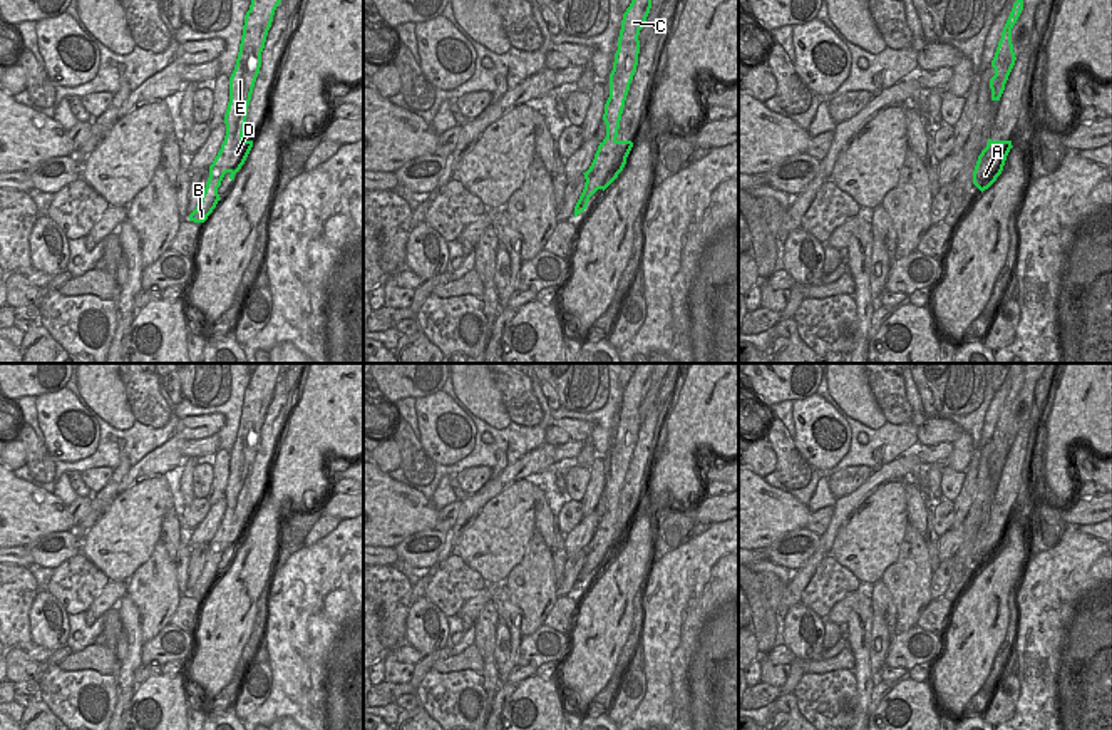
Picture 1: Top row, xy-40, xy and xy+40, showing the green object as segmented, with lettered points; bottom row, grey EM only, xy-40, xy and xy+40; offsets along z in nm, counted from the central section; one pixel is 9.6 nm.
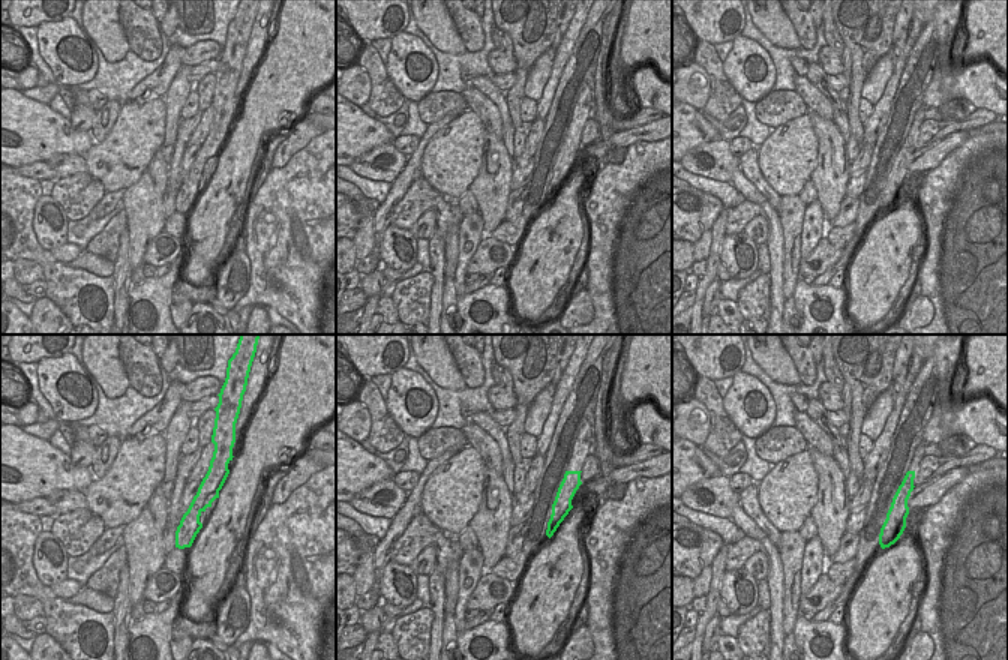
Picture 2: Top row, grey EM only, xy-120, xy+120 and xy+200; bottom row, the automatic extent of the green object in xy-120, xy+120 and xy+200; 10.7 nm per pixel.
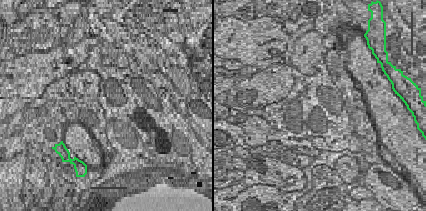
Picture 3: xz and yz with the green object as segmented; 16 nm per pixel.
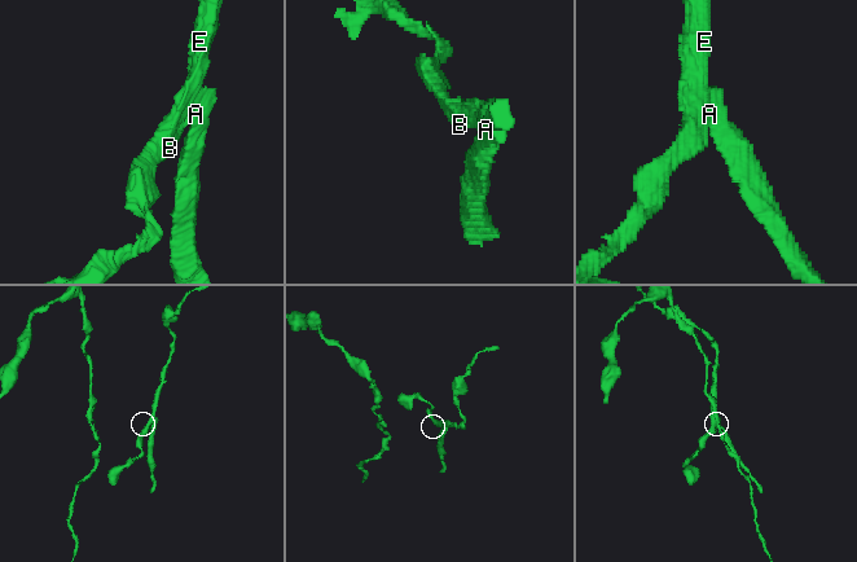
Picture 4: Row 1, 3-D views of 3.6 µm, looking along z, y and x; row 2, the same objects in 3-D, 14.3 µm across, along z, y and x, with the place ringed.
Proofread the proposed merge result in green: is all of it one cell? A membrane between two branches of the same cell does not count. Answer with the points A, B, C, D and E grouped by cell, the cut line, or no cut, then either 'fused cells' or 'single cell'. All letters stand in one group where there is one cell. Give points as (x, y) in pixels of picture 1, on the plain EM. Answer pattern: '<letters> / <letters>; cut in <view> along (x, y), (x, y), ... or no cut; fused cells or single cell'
A / B C D E; cut in xy along (625, 531), (608, 546), (605, 563); fused cells

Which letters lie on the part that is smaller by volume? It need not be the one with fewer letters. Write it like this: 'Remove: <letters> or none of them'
Remove: A

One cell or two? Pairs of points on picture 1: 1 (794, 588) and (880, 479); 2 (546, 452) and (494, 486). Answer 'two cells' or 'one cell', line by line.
1: one cell
2: one cell

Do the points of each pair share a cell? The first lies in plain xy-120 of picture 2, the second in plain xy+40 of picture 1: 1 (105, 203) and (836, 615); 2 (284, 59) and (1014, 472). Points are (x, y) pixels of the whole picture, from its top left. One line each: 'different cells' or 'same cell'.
1: same cell
2: different cells

